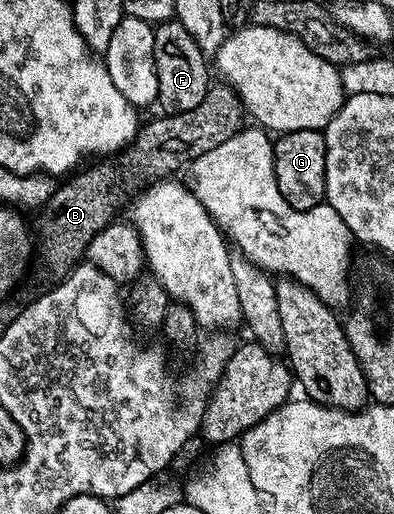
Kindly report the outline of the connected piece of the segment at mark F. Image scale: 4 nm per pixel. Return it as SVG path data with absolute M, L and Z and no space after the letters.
M173 18L167 20L165 23L159 23L154 30L154 57L156 58L156 82L158 83L158 98L156 101L157 107L162 107L161 111L169 115L182 114L184 111L193 110L196 106L199 106L200 102L203 102L205 95L208 94L212 85L212 79L210 79L210 72L212 76L212 68L208 63L207 53L200 50L200 46L196 42L196 38L192 38L192 34L188 34L188 30L184 30L184 26L178 19Z

